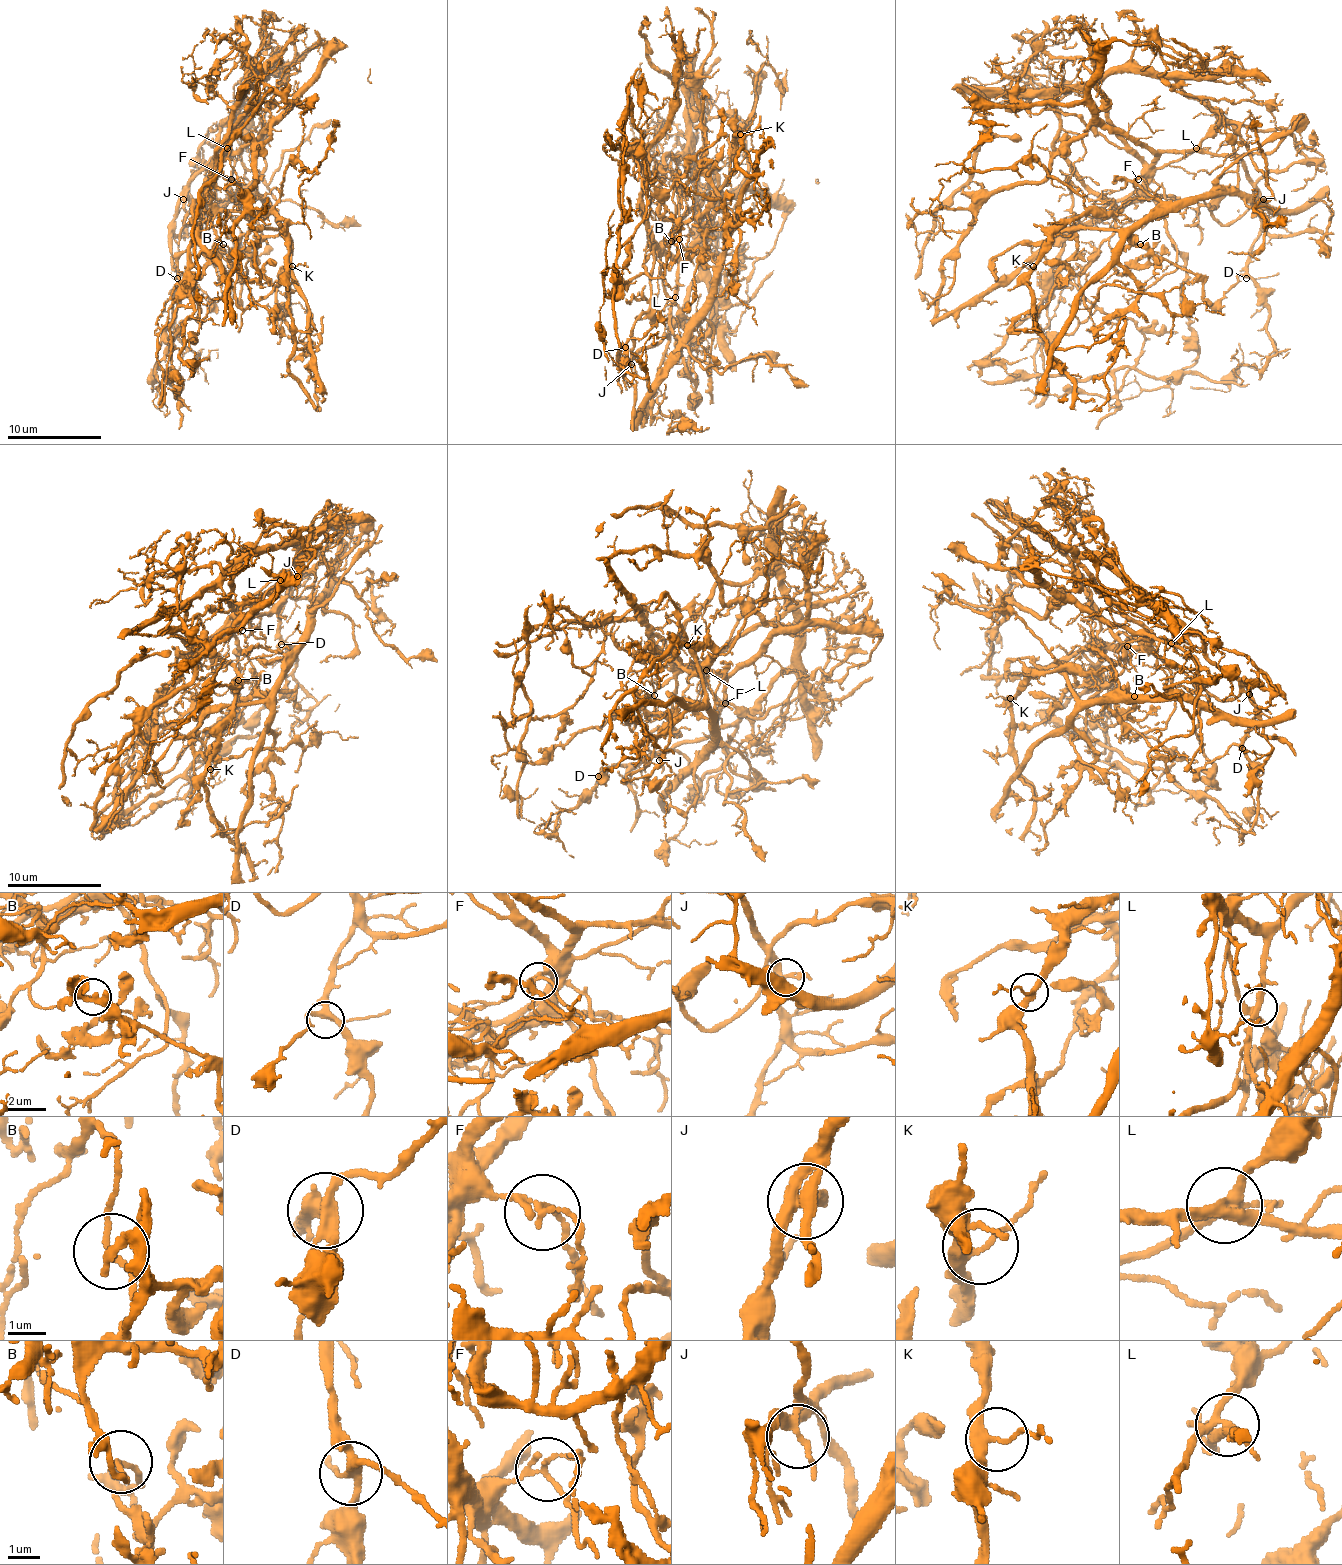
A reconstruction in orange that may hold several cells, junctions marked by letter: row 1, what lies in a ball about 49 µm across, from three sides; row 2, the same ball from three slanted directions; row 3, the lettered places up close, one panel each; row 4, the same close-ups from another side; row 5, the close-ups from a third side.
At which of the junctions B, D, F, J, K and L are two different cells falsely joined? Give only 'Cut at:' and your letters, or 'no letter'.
Cut at: B, J, L

